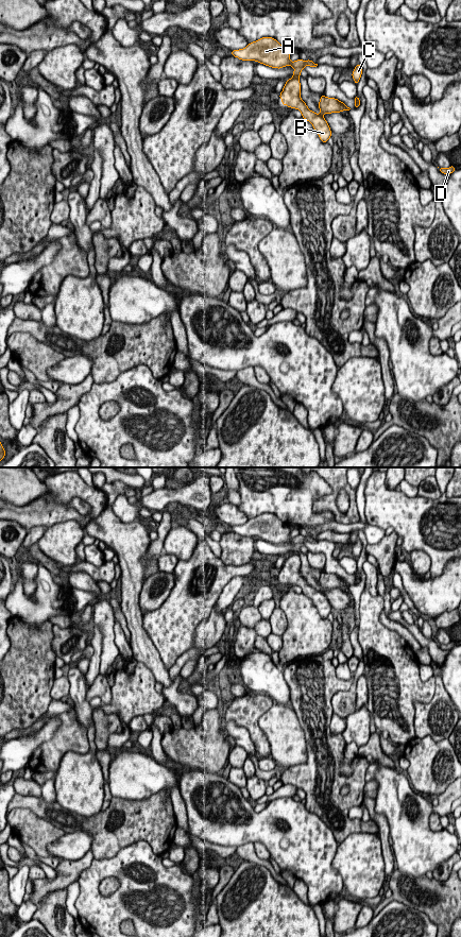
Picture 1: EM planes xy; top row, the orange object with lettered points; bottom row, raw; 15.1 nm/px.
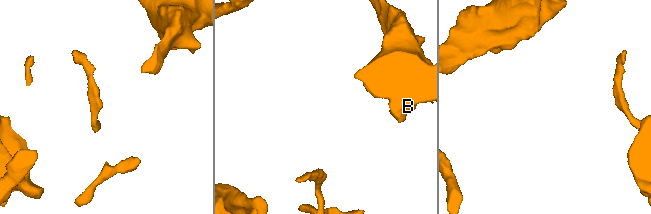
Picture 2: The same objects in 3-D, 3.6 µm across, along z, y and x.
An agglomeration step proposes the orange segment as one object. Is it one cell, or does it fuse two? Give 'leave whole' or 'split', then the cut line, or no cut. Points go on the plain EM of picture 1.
split; cut in xy along (292, 552), (297, 555)

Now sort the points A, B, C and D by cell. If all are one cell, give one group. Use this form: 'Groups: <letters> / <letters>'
Groups: A / B C D

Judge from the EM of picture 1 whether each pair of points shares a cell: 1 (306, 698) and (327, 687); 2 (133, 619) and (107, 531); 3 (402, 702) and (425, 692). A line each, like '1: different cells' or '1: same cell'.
1: same cell
2: same cell
3: same cell

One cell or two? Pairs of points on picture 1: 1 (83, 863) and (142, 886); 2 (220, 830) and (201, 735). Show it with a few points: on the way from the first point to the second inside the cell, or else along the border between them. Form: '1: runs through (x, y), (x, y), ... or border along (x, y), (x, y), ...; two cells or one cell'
1: border along (94, 859), (78, 878); two cells
2: border along (188, 769), (200, 769), (204, 772), (217, 773); two cells

